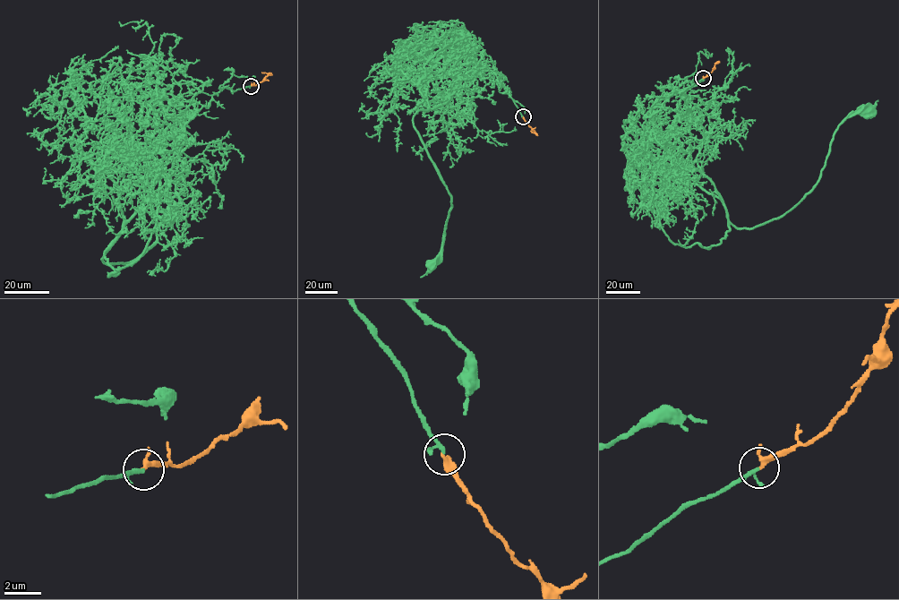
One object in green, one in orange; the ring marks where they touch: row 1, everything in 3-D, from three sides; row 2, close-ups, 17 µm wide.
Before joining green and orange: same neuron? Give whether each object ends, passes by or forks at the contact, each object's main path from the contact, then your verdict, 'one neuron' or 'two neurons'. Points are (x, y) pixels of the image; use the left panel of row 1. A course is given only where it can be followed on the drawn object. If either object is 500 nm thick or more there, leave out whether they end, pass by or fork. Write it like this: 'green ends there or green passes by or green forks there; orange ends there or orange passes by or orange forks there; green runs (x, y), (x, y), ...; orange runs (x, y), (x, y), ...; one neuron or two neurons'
green passes by; orange passes by; green runs (251, 85), (226, 87), (171, 130), (187, 144), (109, 264), (157, 240), (146, 162), (127, 153); orange runs (251, 85), (268, 75), (261, 72); one neuron

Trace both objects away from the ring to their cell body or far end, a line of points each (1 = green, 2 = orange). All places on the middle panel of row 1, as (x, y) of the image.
1: (523, 116), (491, 57), (474, 49), (466, 56), (476, 64), (450, 98), (414, 116), (451, 196), (431, 265)
2: (523, 116), (535, 131), (530, 131)

